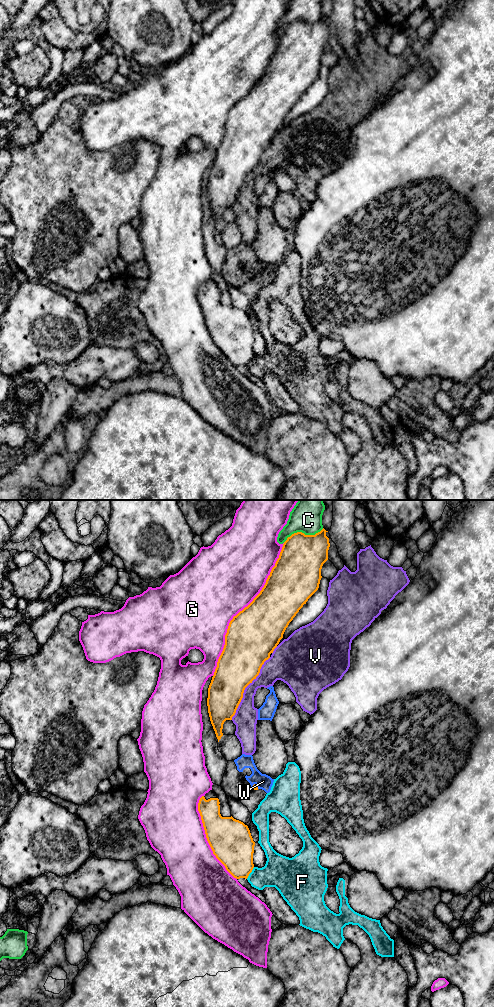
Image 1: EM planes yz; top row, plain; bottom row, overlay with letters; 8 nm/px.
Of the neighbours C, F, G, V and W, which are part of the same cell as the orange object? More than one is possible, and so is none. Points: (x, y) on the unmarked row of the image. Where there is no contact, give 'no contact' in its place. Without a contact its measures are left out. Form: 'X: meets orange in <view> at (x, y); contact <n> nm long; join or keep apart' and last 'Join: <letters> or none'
C: meets orange in yz at (303, 21); contact 340 nm long; keep apart
F: meets orange in yz at (250, 360); contact 120 nm long; keep apart
G: meets orange in yz at (243, 97); contact 1200 nm long; keep apart
V: meets orange in yz at (245, 175); contact 600 nm long; keep apart
W: meets orange in yz at (255, 272); contact 70 nm long; keep apart
Join: none

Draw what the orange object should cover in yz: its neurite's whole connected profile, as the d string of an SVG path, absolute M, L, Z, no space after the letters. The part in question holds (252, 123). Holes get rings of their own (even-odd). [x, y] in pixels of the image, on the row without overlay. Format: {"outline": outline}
{"outline": "M323 16L315 23L297 20L288 25L260 81L230 109L207 186L218 230L223 212L232 208L245 176L259 163L289 111L318 78L321 57L328 48L327 20Z"}

